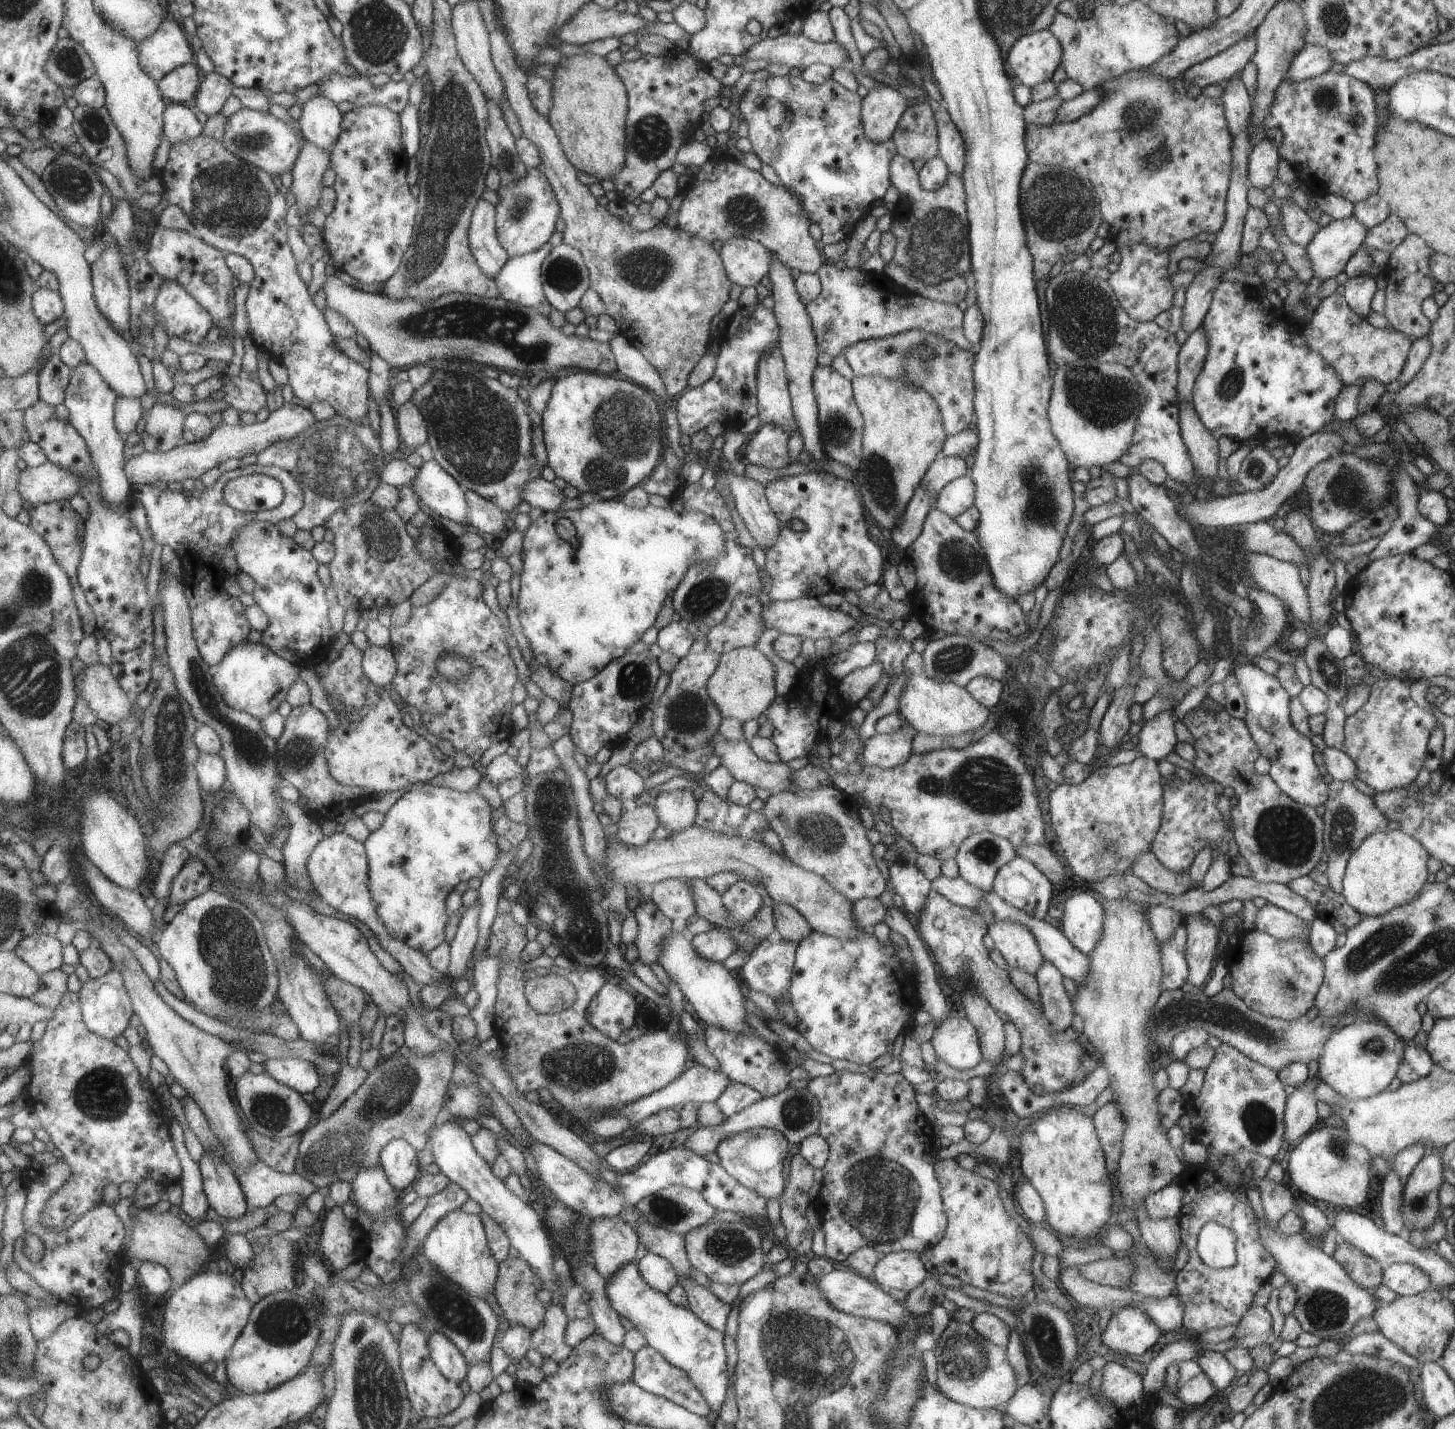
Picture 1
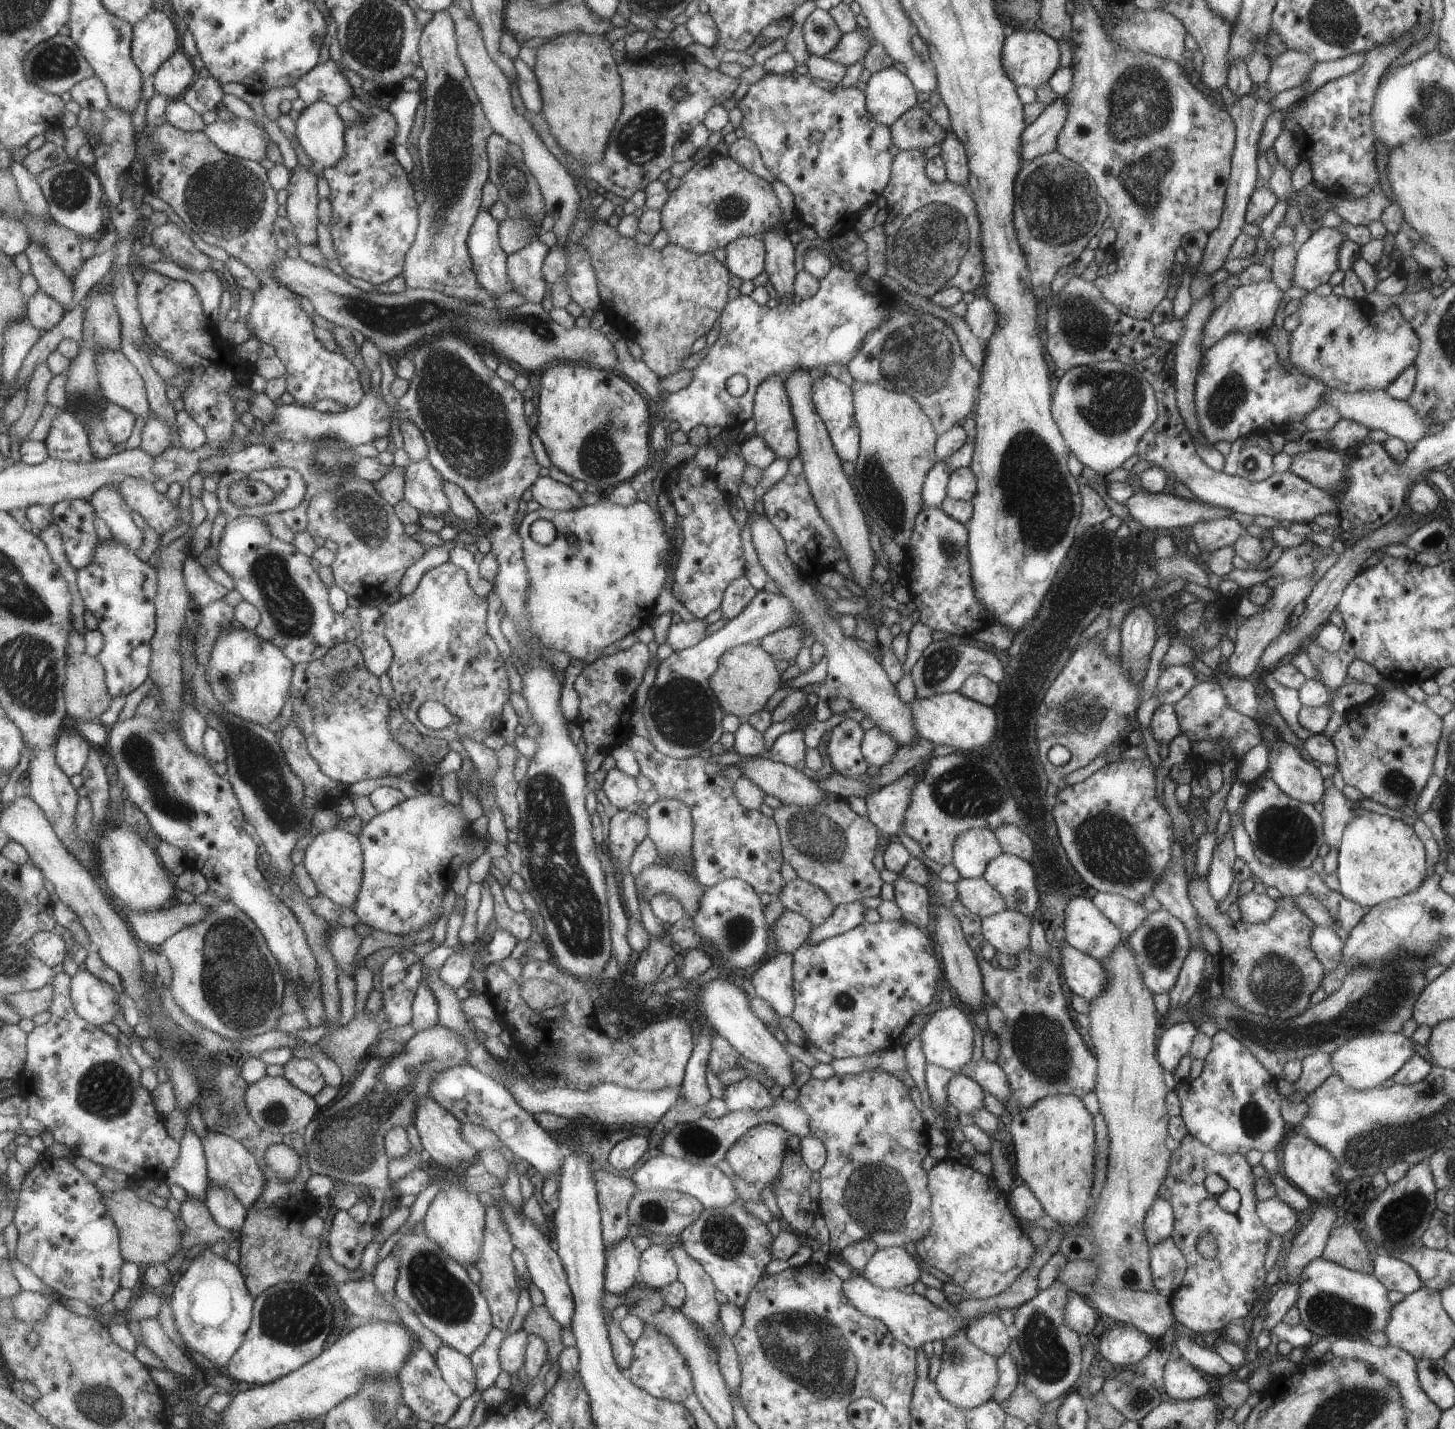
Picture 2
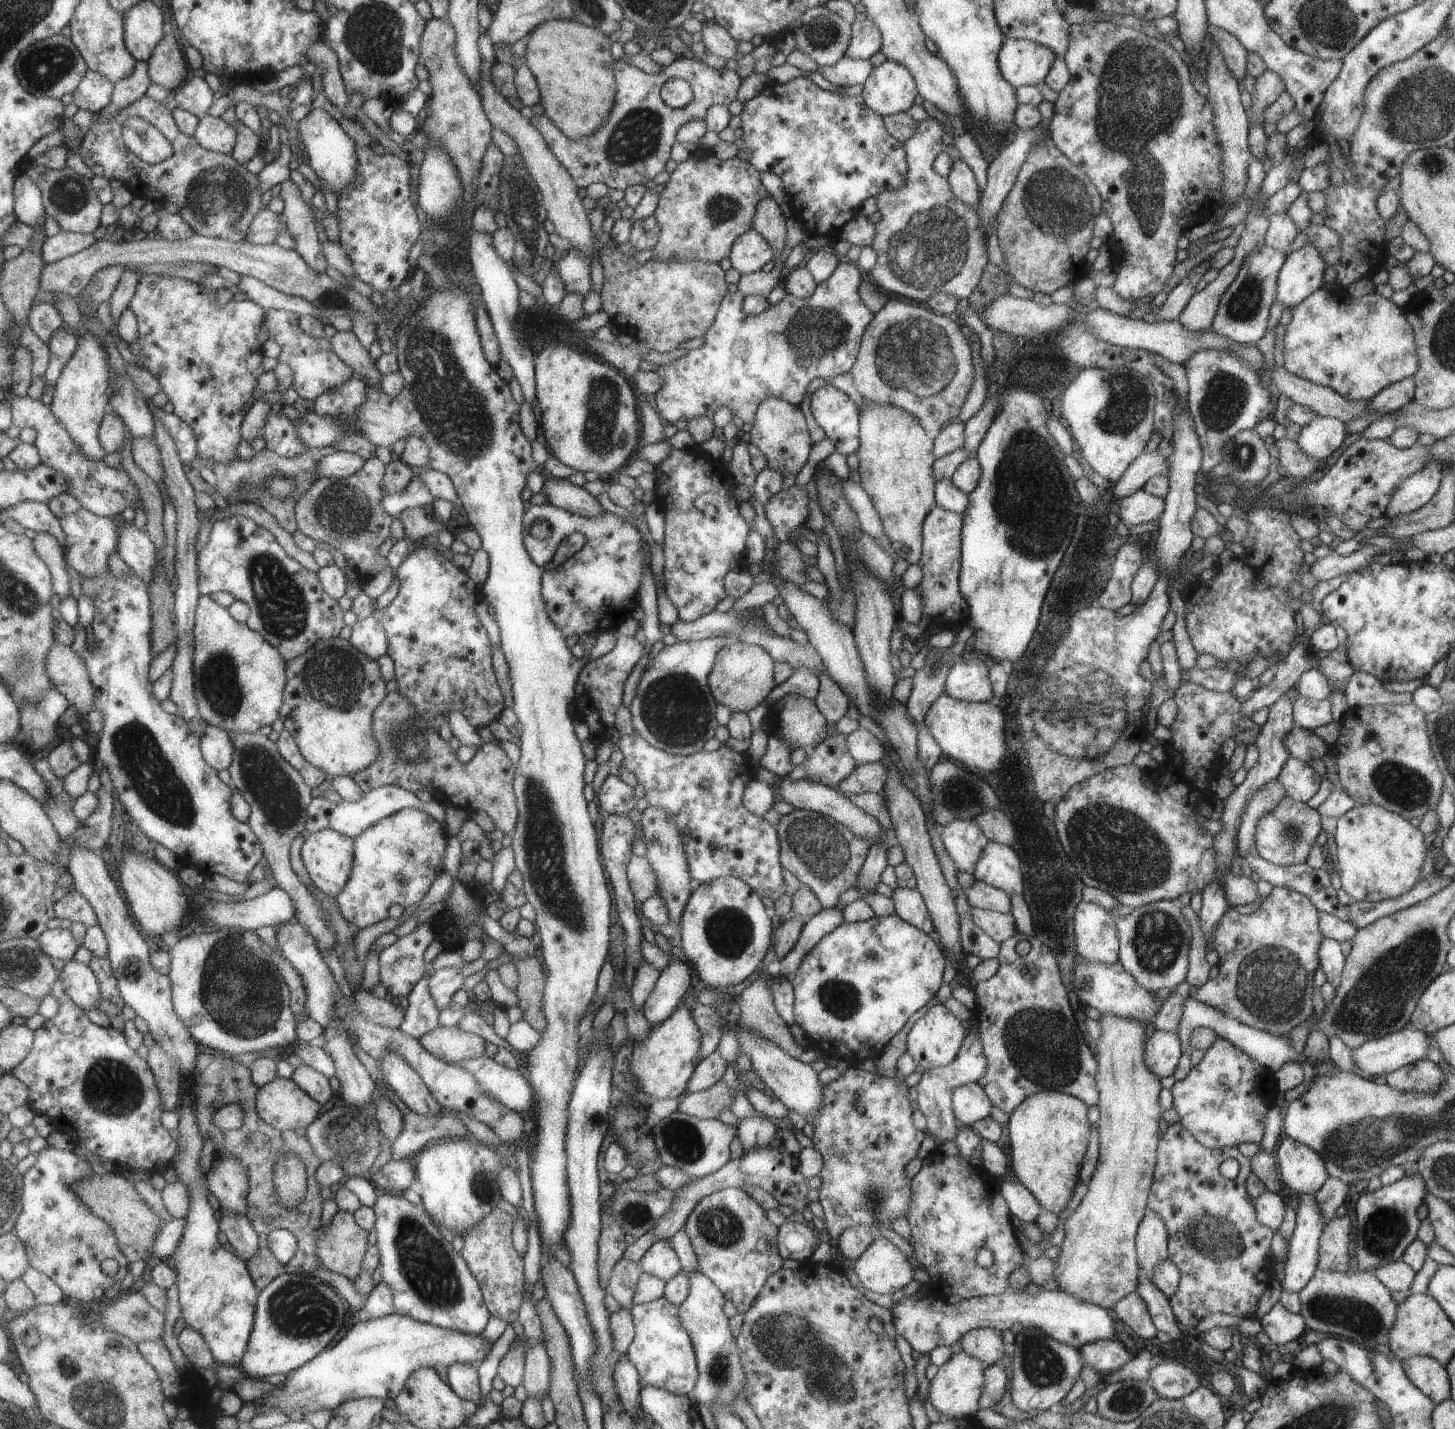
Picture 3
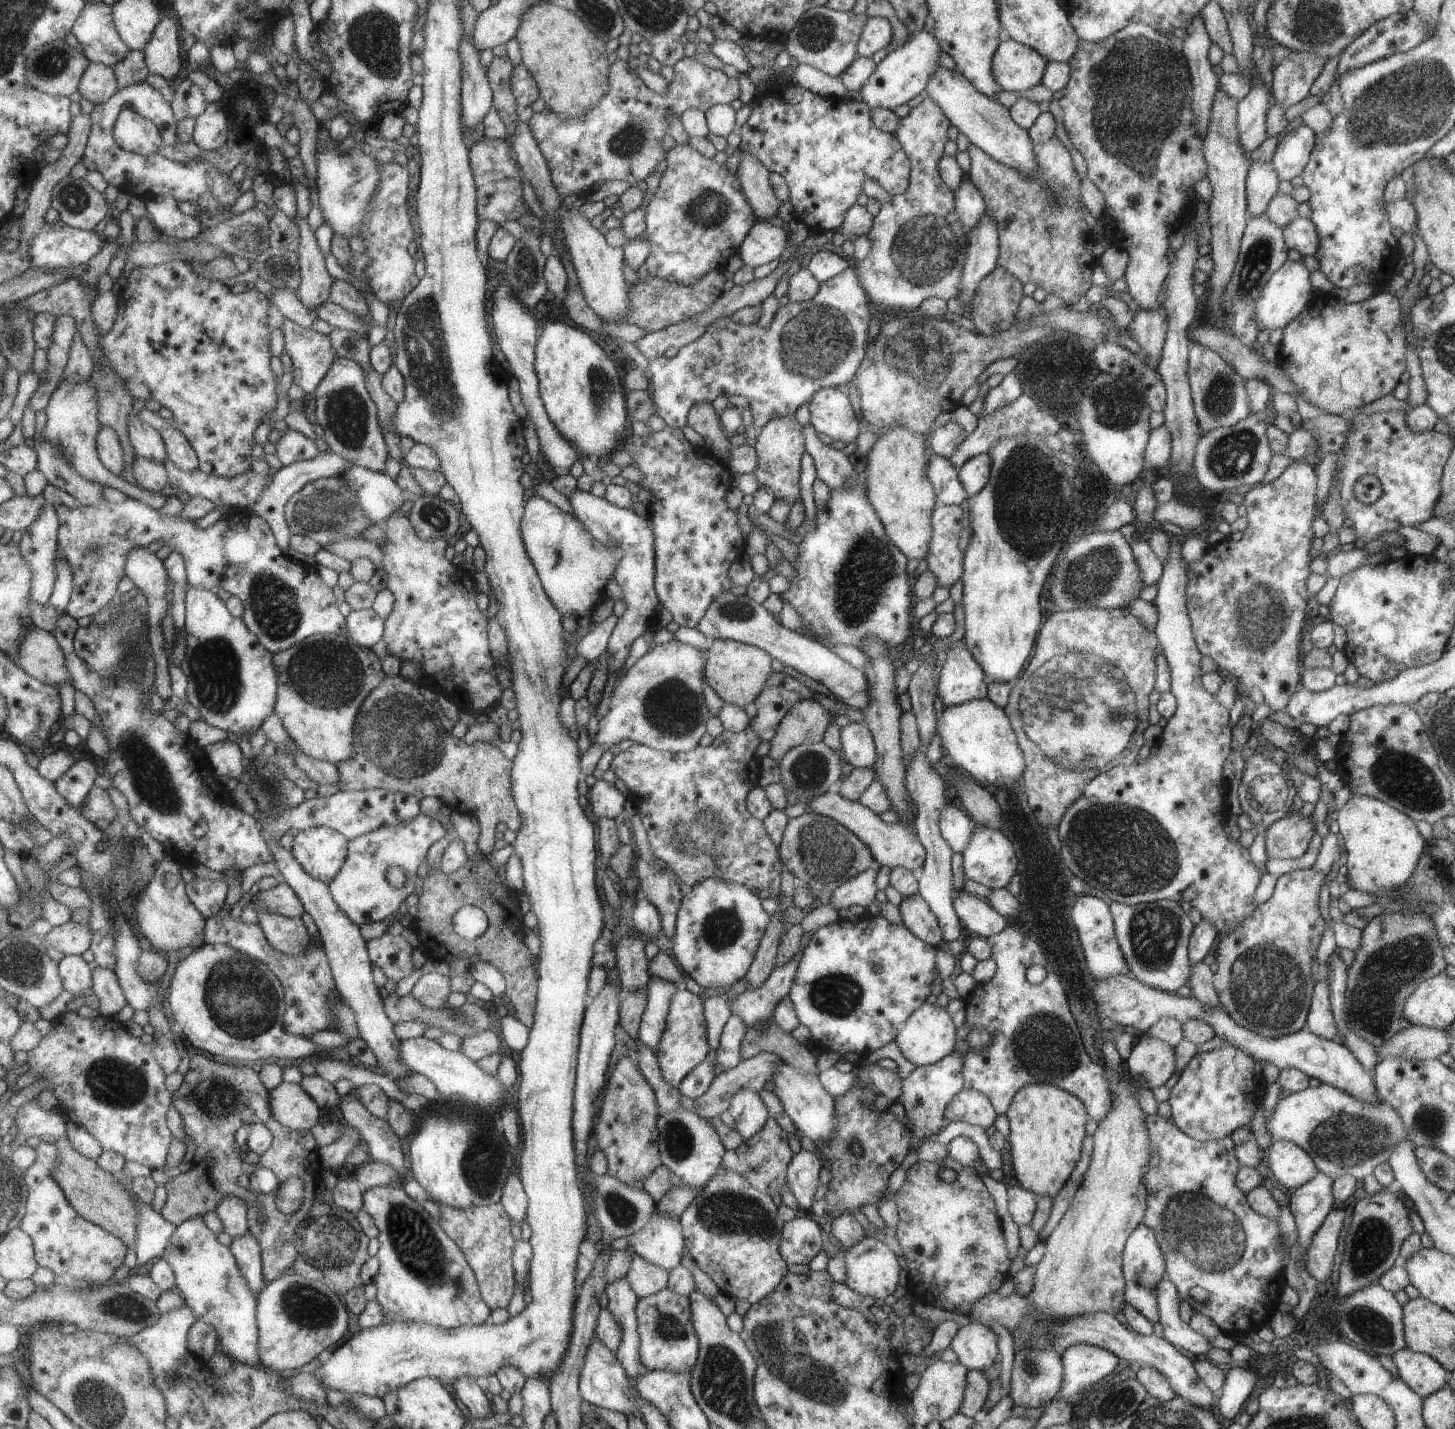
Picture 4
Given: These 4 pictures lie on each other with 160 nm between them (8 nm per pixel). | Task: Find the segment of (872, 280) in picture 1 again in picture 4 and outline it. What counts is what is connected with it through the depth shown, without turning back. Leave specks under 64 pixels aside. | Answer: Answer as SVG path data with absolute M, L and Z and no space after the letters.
M853 267L819 283L817 292L806 301L780 306L767 327L735 322L729 315L716 318L701 336L679 347L673 358L662 355L648 361L646 372L653 385L651 400L656 415L666 426L682 429L691 406L711 403L717 396L740 394L747 399L752 425L759 430L769 419L794 413L805 400L812 398L821 387L841 387L854 378L855 370L863 358L867 339L867 324L872 308L858 283Z

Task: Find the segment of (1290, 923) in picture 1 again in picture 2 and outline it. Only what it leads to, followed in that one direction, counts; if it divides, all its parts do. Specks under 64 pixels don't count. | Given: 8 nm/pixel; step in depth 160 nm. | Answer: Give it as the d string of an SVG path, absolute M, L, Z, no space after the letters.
M1247 892L1243 897L1237 898L1239 920L1249 924L1259 924L1268 921L1275 914L1276 899L1271 899L1265 893Z

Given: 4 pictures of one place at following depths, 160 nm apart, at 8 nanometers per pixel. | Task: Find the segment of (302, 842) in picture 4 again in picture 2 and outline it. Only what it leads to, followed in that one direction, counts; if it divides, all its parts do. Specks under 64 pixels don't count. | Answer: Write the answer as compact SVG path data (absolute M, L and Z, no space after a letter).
M337 828L325 830L314 836L308 844L301 864L306 868L319 893L342 908L353 908L362 881L362 850L357 835Z

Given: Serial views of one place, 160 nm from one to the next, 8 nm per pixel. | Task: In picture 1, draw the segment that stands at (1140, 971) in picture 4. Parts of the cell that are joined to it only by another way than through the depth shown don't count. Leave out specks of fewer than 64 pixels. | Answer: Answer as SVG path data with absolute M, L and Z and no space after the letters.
M1181 924L1175 929L1171 940L1159 943L1162 966L1161 990L1186 987L1188 968L1184 957L1185 941L1186 928Z

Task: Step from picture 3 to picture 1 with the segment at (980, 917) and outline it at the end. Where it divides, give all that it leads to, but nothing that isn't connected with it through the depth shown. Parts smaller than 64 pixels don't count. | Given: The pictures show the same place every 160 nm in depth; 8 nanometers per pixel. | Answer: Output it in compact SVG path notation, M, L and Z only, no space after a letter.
M997 921L988 926L987 933L993 941L994 948L1000 952L1003 960L1005 960L1009 967L1022 970L1034 976L1044 958L1029 930L1023 925L1012 923L1011 921Z

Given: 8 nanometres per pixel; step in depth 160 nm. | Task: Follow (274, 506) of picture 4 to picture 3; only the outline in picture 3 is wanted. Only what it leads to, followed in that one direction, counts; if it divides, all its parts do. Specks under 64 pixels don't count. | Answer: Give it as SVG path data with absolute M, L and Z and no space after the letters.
M335 450L333 454L322 456L316 469L320 478L345 478L355 474L365 461L358 454Z

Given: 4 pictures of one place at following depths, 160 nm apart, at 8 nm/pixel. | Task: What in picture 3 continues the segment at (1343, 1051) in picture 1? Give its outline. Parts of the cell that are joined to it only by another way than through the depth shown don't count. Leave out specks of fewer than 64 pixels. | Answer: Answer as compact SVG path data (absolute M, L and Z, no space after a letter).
M1408 1026L1390 1035L1369 1039L1350 1050L1351 1060L1363 1077L1373 1079L1425 1058L1431 1036Z

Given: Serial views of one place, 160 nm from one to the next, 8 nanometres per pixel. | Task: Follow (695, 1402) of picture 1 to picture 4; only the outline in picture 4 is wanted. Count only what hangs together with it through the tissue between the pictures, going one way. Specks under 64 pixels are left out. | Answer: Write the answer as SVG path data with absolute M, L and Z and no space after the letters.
M667 1287L655 1294L641 1297L636 1302L634 1313L638 1334L638 1357L646 1371L689 1373L693 1368L698 1357L698 1338L690 1321L688 1306L689 1299L686 1296L676 1295Z

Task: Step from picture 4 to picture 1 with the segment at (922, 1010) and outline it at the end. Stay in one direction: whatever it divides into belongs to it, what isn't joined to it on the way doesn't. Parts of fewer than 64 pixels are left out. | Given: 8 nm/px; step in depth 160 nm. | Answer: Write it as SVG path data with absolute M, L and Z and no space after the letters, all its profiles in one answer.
M947 1017L935 1027L929 1042L937 1058L956 1070L969 1070L981 1062L978 1036L966 1017Z

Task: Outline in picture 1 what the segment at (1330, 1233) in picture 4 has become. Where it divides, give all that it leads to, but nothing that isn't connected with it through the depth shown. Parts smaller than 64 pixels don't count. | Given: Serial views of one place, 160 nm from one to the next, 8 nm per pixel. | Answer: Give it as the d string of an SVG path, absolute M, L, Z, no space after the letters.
M1344 1242L1336 1248L1332 1257L1343 1267L1349 1278L1366 1291L1372 1292L1382 1284L1383 1267L1349 1243Z

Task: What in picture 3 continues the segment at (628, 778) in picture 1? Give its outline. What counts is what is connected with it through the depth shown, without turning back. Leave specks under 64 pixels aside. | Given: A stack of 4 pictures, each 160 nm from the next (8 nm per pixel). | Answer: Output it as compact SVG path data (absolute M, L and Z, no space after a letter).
M607 775L600 789L595 794L599 810L610 815L627 815L635 806L633 787L625 784L618 776Z

